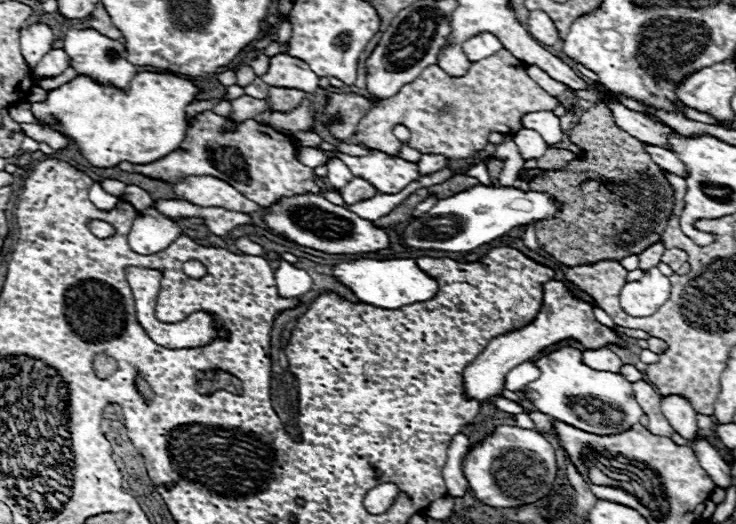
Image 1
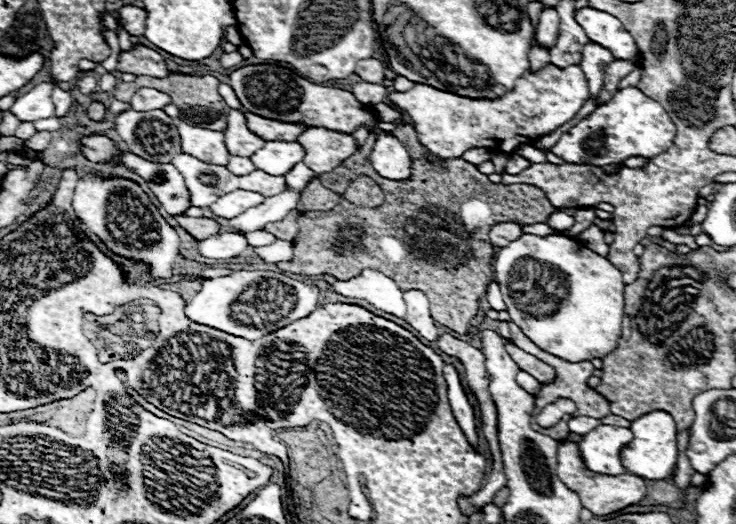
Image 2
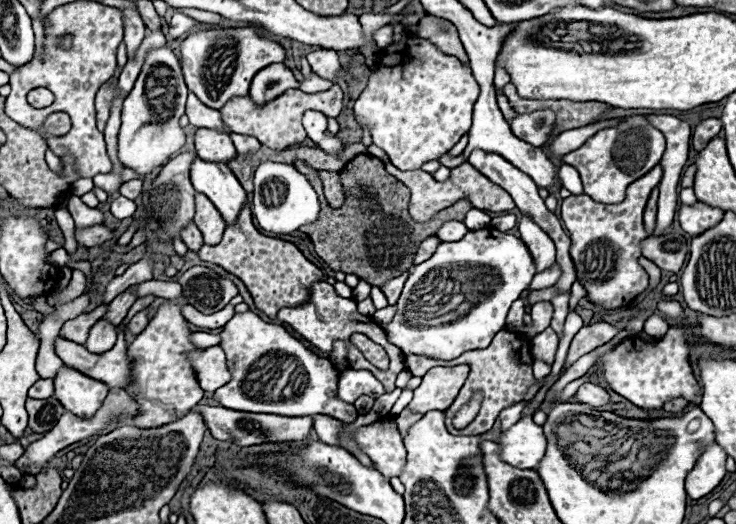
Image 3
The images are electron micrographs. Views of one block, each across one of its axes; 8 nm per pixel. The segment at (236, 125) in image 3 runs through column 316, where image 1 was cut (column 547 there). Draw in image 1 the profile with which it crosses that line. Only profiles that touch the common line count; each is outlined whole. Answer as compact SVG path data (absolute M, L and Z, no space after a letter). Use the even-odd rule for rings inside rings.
M508 50L496 52L492 58L484 58L480 62L472 62L470 70L462 78L452 78L448 76L442 68L438 66L428 66L420 78L416 78L412 84L404 86L398 94L392 98L386 98L378 102L362 120L356 130L356 140L372 150L380 150L386 154L396 154L400 148L400 140L394 136L394 126L402 124L410 130L410 140L408 146L414 150L420 150L422 154L444 154L450 160L464 160L474 156L474 152L482 150L486 146L486 140L492 132L500 134L514 134L520 130L520 118L528 112L536 110L554 110L560 102L558 98L550 96L544 92L528 74L526 74L526 64L514 58Z

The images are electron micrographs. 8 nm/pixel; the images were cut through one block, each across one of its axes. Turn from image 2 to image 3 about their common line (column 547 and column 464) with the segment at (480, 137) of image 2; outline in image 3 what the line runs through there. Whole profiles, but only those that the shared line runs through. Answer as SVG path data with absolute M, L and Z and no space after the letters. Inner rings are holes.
M402 32L400 40L390 42L386 48L382 48L378 64L370 70L364 92L354 102L354 114L358 128L366 126L370 130L374 144L390 156L396 168L420 170L422 164L446 154L470 130L472 106L478 94L480 86L476 84L468 66L460 64L454 56L440 54L440 50L430 40Z

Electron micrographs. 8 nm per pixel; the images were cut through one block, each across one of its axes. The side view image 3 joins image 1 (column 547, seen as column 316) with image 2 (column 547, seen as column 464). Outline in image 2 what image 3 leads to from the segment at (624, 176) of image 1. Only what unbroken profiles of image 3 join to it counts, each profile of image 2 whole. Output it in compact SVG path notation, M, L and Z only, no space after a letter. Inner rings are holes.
M410 124L396 126L392 132L408 150L412 158L412 176L408 182L398 180L386 180L376 174L376 170L368 168L368 156L372 152L374 138L370 136L368 142L352 154L346 162L336 166L336 170L320 174L320 182L324 188L330 188L336 194L344 194L348 184L358 176L366 174L374 178L374 182L384 192L384 204L378 208L356 208L354 204L340 200L336 208L330 212L304 212L298 216L298 234L292 240L294 258L290 262L278 262L276 268L282 272L294 272L304 276L316 276L316 274L330 274L338 280L348 280L352 276L358 276L364 268L372 268L382 272L384 276L392 278L402 292L406 290L420 290L430 300L430 314L432 320L438 324L444 324L460 334L468 334L470 320L478 312L478 300L486 294L488 284L494 280L492 276L492 258L494 258L494 246L488 240L488 232L496 222L516 222L516 224L536 224L544 222L548 214L552 214L556 208L548 202L548 198L530 184L492 184L484 174L476 170L474 164L468 164L460 158L452 158L446 162L434 162L434 168L428 166L426 148L418 142L416 132Z

